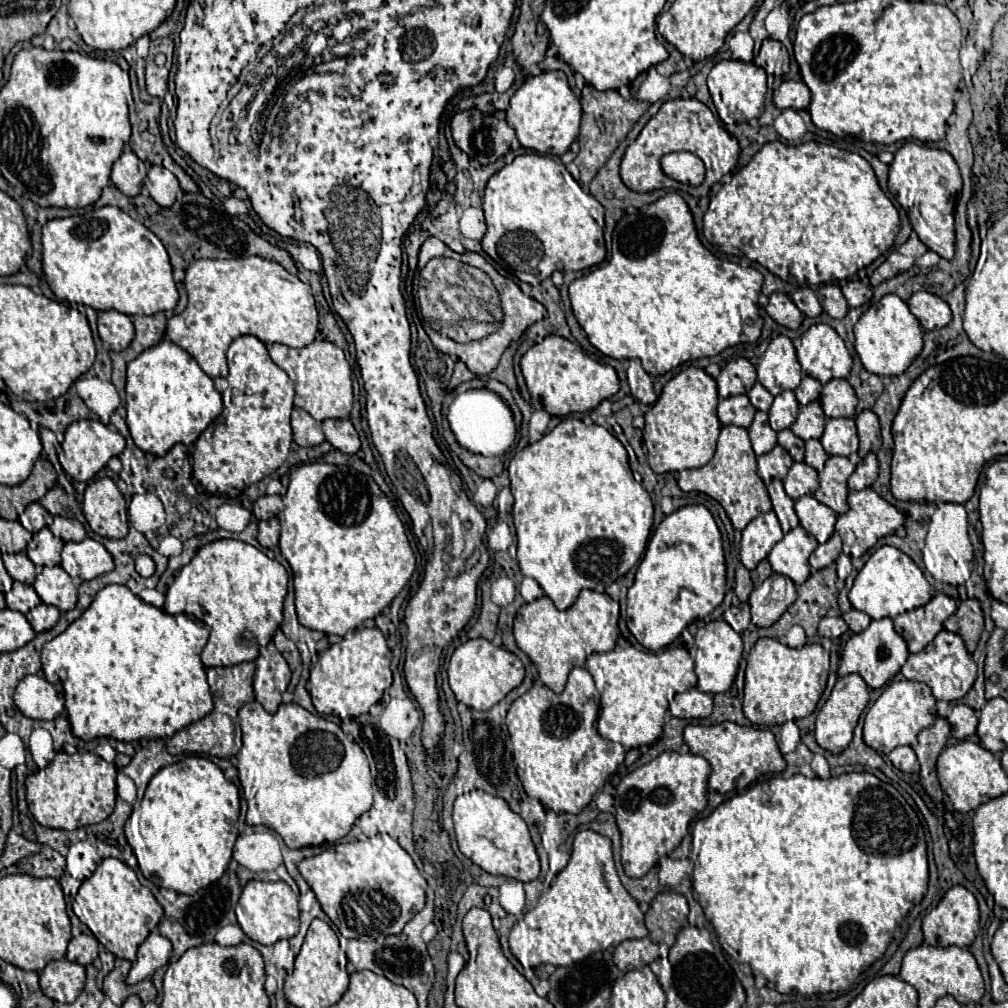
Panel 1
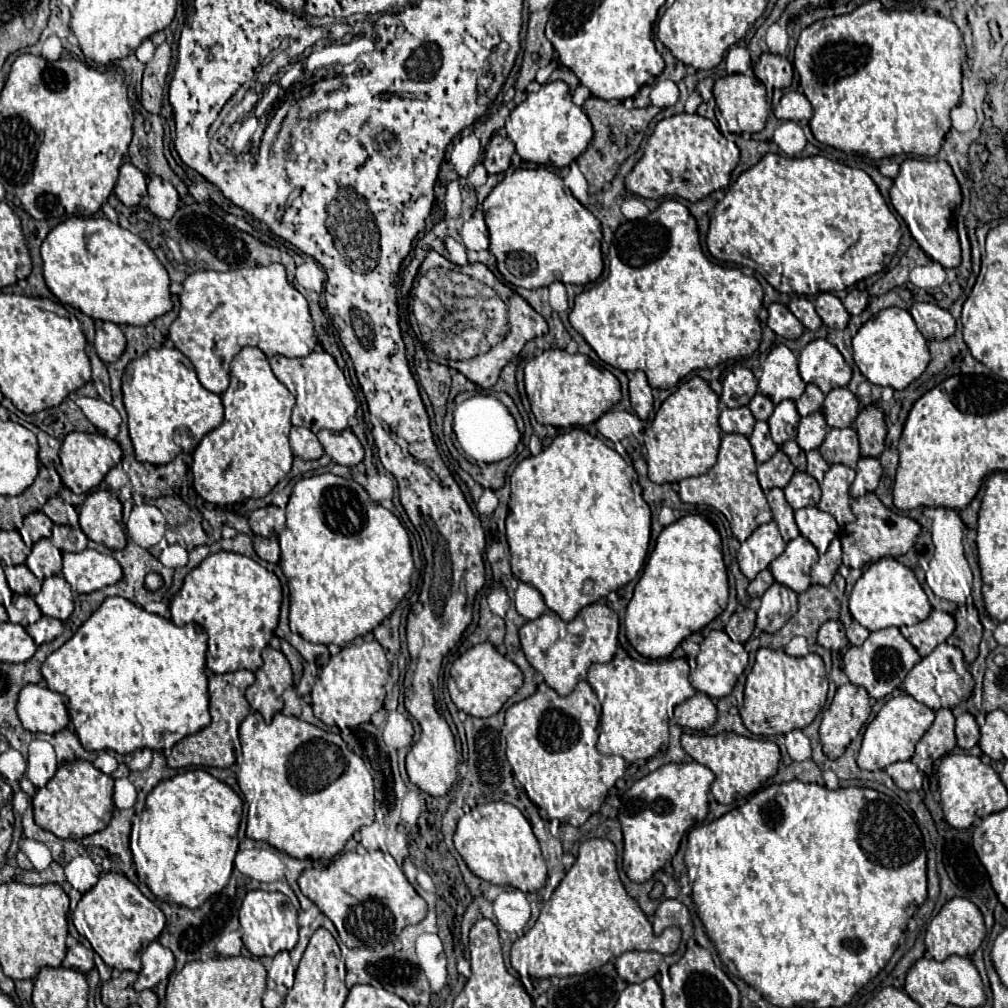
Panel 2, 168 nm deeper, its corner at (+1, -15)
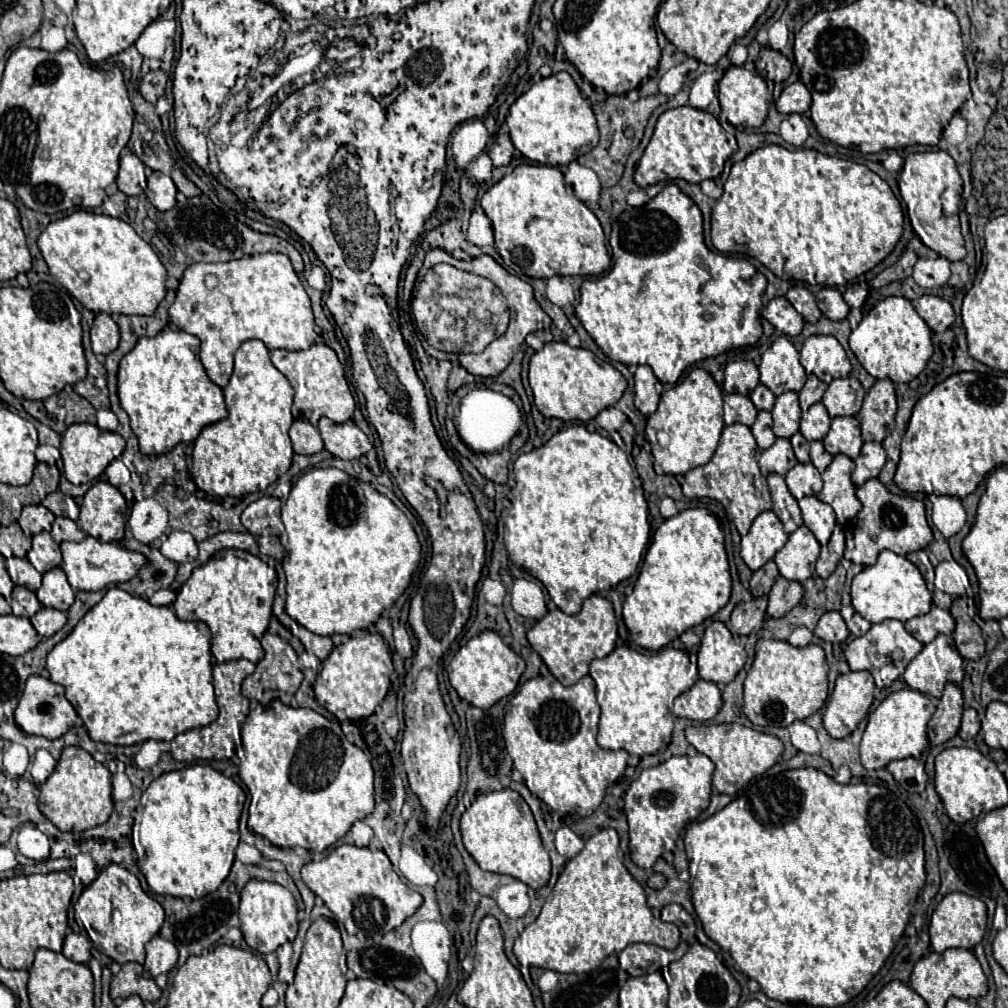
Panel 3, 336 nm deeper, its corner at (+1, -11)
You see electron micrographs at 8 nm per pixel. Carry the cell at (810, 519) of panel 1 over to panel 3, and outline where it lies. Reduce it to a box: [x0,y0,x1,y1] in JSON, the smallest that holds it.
[799,495,835,545]

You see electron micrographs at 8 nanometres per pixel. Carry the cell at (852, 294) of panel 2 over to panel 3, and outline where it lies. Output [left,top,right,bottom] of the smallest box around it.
[843,283,867,307]

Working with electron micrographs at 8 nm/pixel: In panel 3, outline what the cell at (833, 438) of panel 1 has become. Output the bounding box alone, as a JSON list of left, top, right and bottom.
[823,417,863,459]

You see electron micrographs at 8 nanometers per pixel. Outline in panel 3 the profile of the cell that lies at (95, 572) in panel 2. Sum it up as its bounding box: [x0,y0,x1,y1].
[61,537,147,591]

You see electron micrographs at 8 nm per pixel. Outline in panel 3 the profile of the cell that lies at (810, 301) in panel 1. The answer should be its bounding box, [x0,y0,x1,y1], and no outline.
[787,287,821,323]

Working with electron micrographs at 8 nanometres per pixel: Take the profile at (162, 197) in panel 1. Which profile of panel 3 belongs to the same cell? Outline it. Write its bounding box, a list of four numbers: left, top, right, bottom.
[147,171,177,211]

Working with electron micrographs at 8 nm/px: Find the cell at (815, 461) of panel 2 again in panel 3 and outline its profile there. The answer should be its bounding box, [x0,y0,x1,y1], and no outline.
[811,441,833,473]

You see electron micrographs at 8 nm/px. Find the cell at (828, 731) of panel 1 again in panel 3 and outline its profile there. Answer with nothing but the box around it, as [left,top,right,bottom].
[823,671,875,739]

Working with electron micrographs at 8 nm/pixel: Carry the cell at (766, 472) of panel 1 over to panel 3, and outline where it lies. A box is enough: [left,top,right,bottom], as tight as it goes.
[759,439,797,475]

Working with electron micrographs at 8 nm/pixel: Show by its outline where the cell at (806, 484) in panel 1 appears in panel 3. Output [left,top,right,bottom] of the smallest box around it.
[785,463,823,499]

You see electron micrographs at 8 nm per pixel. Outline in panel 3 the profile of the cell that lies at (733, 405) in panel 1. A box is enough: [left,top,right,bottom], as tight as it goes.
[723,393,757,427]

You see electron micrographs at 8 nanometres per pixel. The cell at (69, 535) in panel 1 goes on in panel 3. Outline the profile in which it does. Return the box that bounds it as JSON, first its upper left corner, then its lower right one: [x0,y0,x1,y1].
[51,517,85,543]

